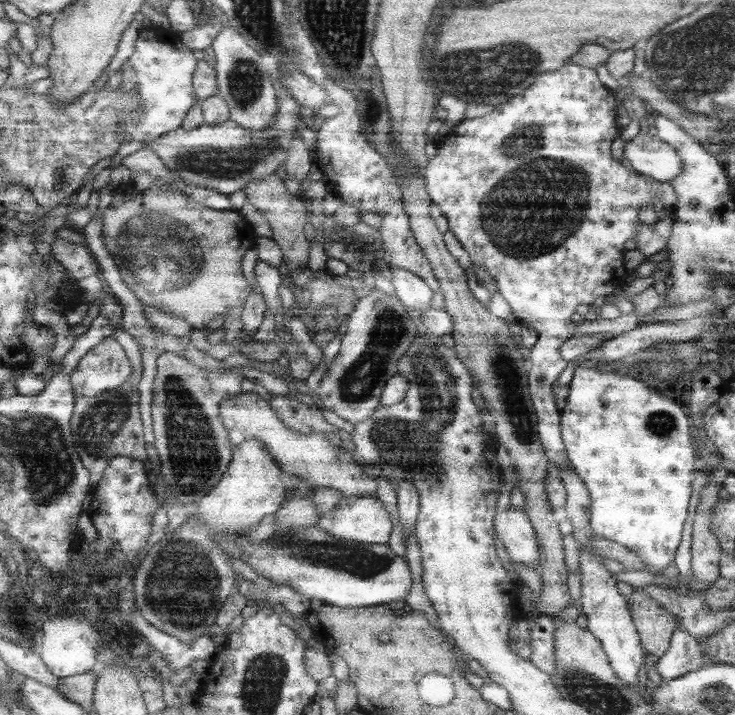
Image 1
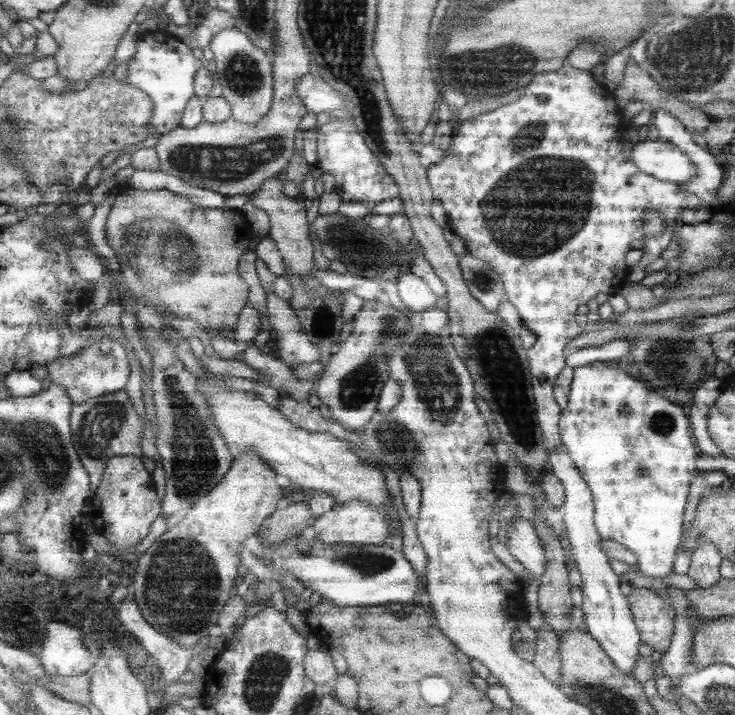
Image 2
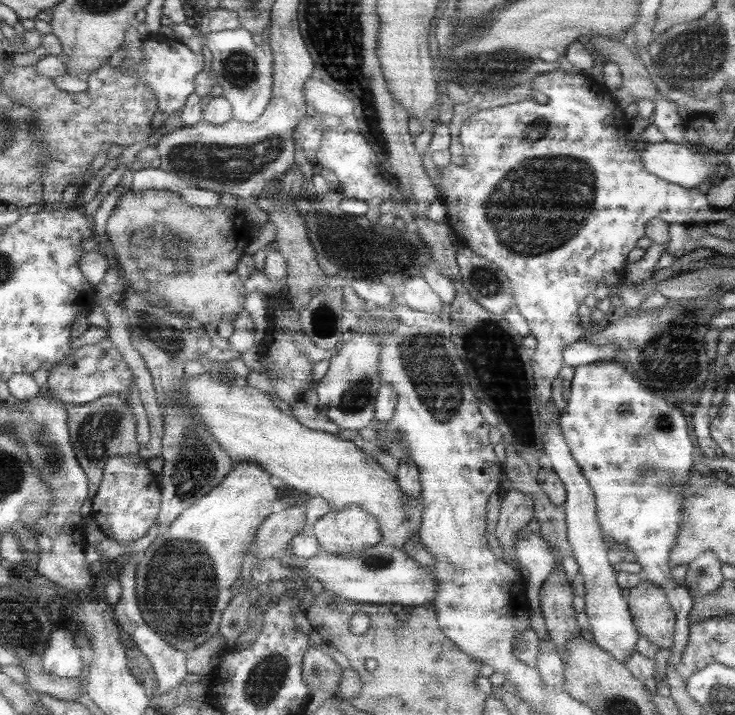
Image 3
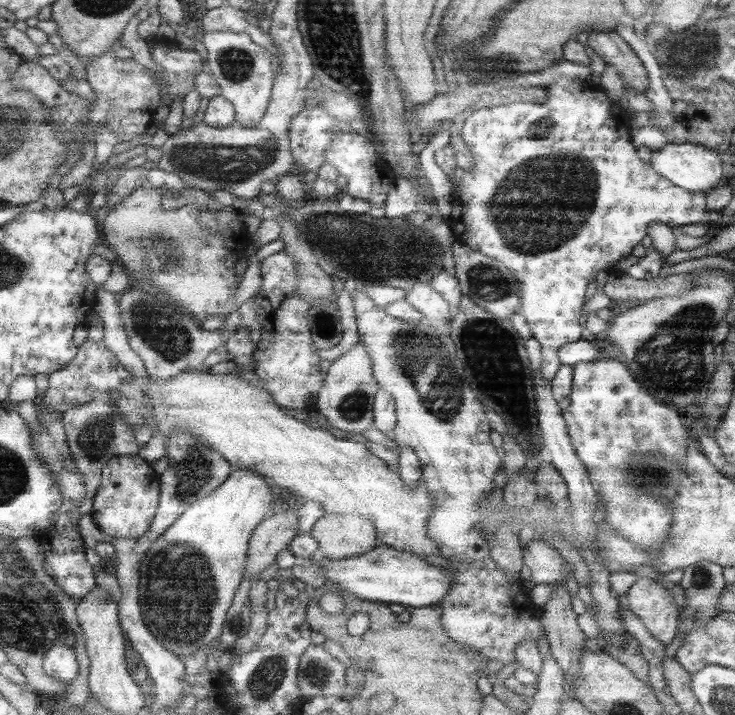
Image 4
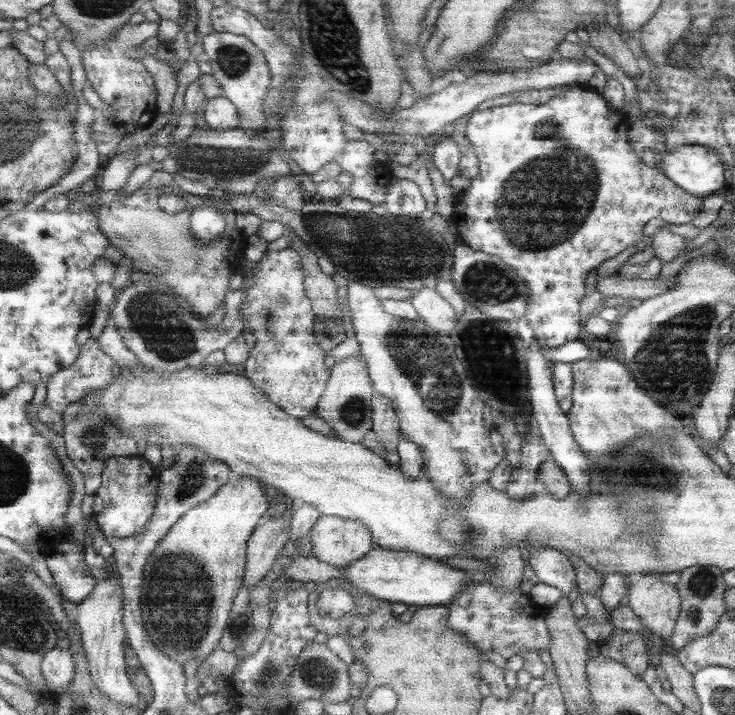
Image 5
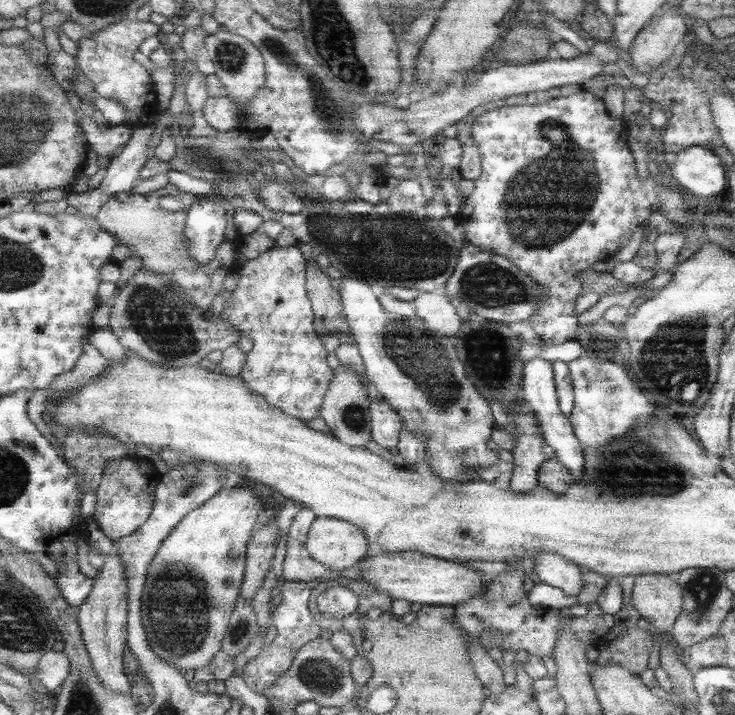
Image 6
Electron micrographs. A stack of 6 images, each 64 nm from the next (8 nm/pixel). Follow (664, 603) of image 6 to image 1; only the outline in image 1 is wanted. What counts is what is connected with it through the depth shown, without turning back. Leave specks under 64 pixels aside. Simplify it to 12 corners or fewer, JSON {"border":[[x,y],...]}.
{"border":[[645,592],[624,597],[647,655],[659,658],[675,631],[673,615]]}

